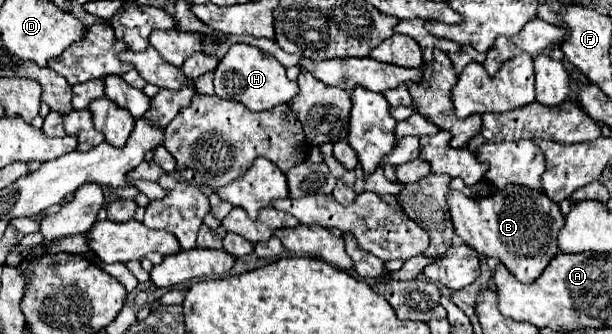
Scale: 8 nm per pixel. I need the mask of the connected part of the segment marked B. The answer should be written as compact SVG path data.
M512 185L492 197L470 199L460 191L450 191L448 209L456 235L462 237L478 255L500 259L522 283L534 283L558 255L556 237L564 227L564 217L558 203L548 199L544 193Z

